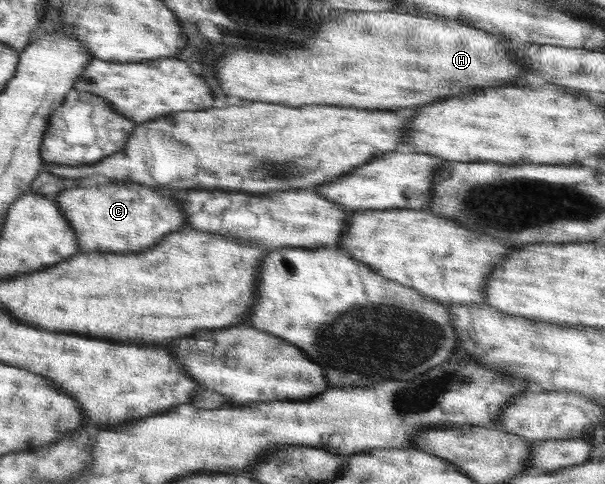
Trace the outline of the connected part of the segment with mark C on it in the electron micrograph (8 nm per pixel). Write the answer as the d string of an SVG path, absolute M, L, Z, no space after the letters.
M110 183L104 189L71 188L62 191L54 201L76 232L80 254L142 253L154 248L168 234L185 228L186 223L180 201L138 183Z

